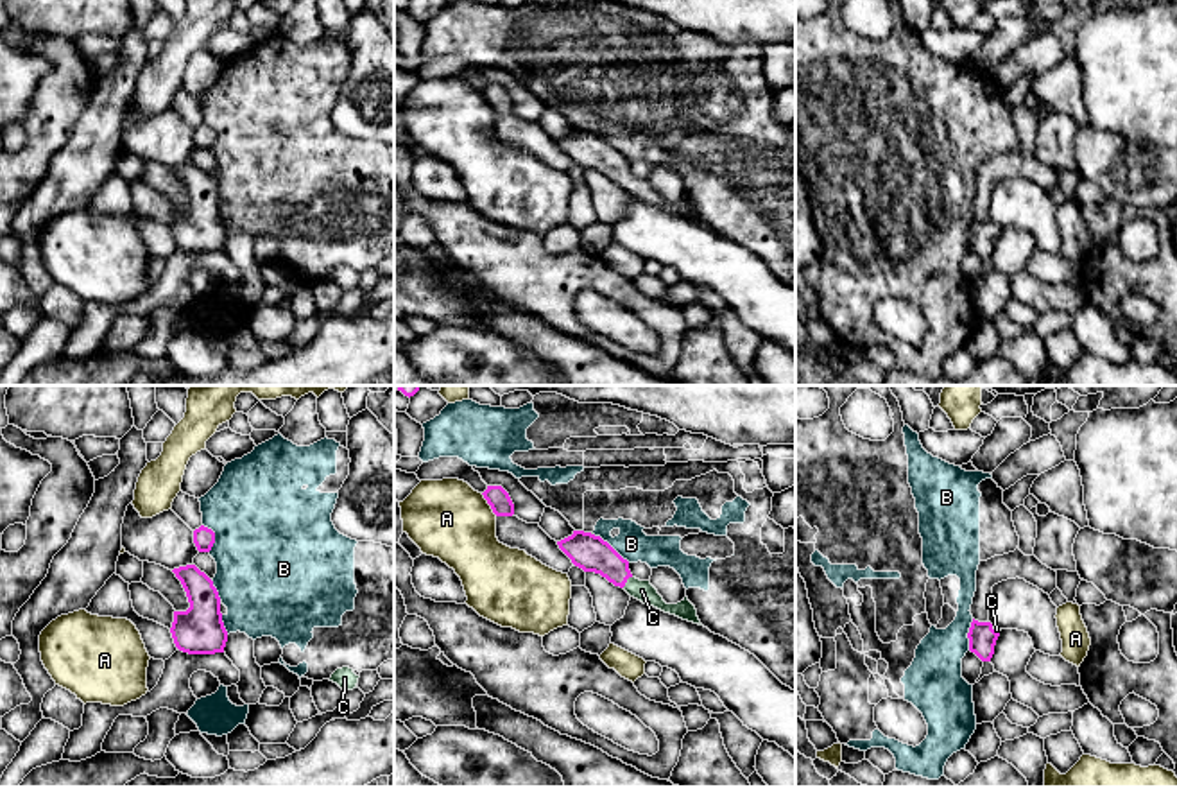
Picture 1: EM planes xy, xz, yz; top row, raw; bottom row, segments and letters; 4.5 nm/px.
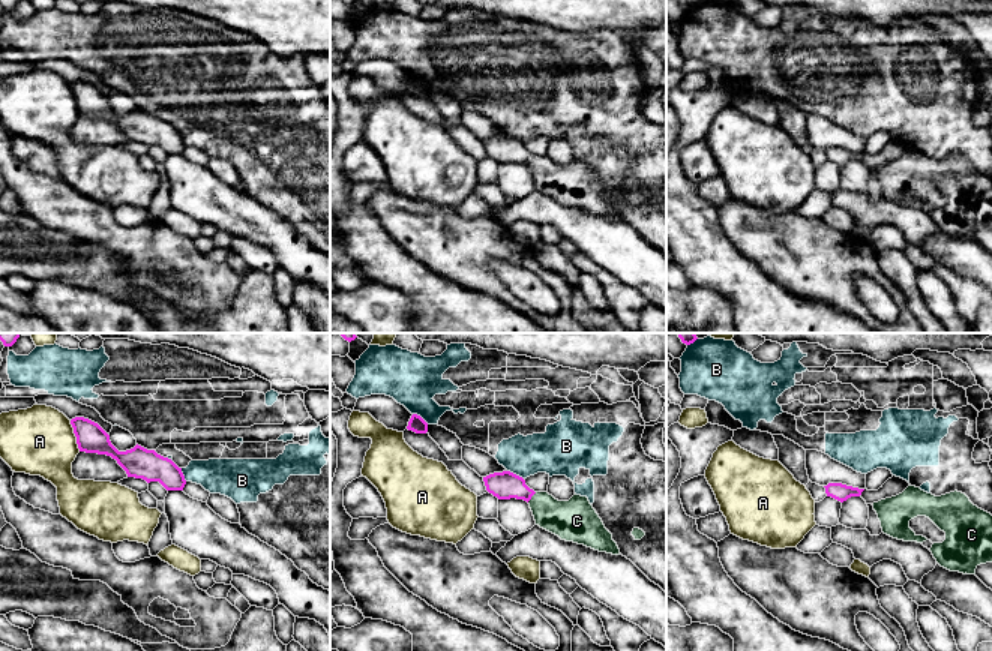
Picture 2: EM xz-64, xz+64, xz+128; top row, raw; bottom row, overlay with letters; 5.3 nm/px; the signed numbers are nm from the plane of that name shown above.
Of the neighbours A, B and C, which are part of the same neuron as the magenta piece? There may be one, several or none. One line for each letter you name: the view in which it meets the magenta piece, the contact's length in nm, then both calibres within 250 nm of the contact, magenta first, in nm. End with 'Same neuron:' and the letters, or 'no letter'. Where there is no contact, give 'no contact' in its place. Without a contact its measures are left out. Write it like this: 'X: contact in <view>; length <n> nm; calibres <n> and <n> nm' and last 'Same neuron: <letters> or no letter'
C: contact in xz; length 70 nm; calibres 160 and 90 nm
Same neuron: C

